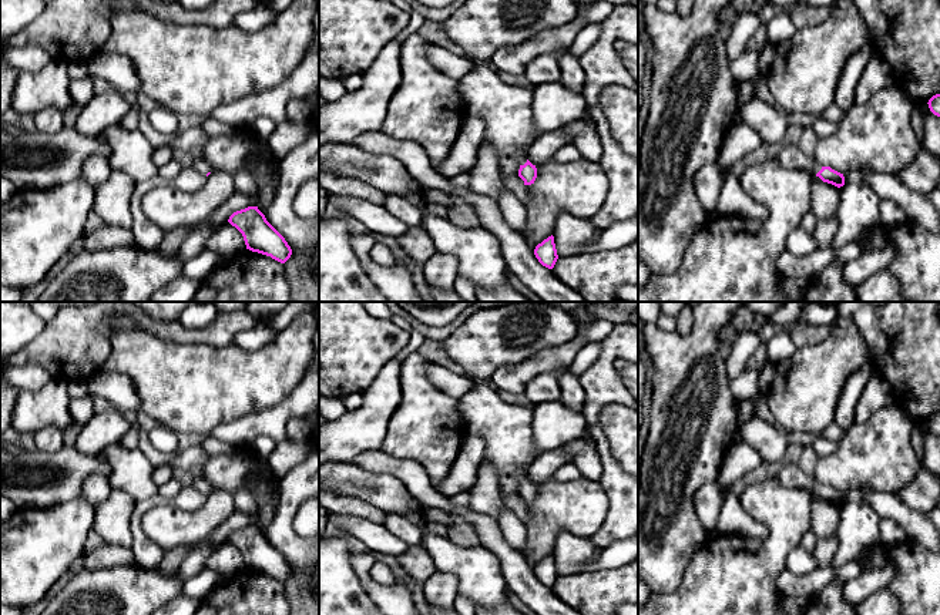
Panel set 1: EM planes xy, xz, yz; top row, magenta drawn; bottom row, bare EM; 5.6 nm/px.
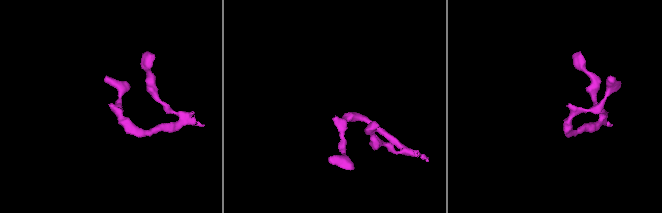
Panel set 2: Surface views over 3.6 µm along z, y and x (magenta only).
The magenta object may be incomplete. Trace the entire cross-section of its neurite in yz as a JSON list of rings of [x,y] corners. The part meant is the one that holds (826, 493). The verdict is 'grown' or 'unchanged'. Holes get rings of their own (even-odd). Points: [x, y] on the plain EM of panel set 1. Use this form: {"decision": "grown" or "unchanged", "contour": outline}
{"decision": "grown", "contour": [[[796,463],[783,466],[776,480],[789,488],[803,488],[819,495],[823,501],[832,503],[837,507],[845,504],[843,493],[832,488],[830,485],[822,485],[815,480],[812,474],[806,474]]]}

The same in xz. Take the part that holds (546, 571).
{"decision": "unchanged", "contour": [[[551,554],[538,562],[534,568],[534,574],[543,585],[553,588],[558,578],[554,555]]]}

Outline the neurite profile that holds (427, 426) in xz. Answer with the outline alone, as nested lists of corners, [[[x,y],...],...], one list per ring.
[[[417,352],[403,360],[402,400],[389,420],[382,450],[422,464],[436,488],[450,473],[469,433],[459,399],[432,384],[427,363]]]

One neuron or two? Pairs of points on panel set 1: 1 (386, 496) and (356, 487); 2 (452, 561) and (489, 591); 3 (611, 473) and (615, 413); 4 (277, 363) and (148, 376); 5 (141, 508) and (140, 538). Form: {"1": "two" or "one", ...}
{"1": "one", "2": "one", "3": "two", "4": "one", "5": "one"}

